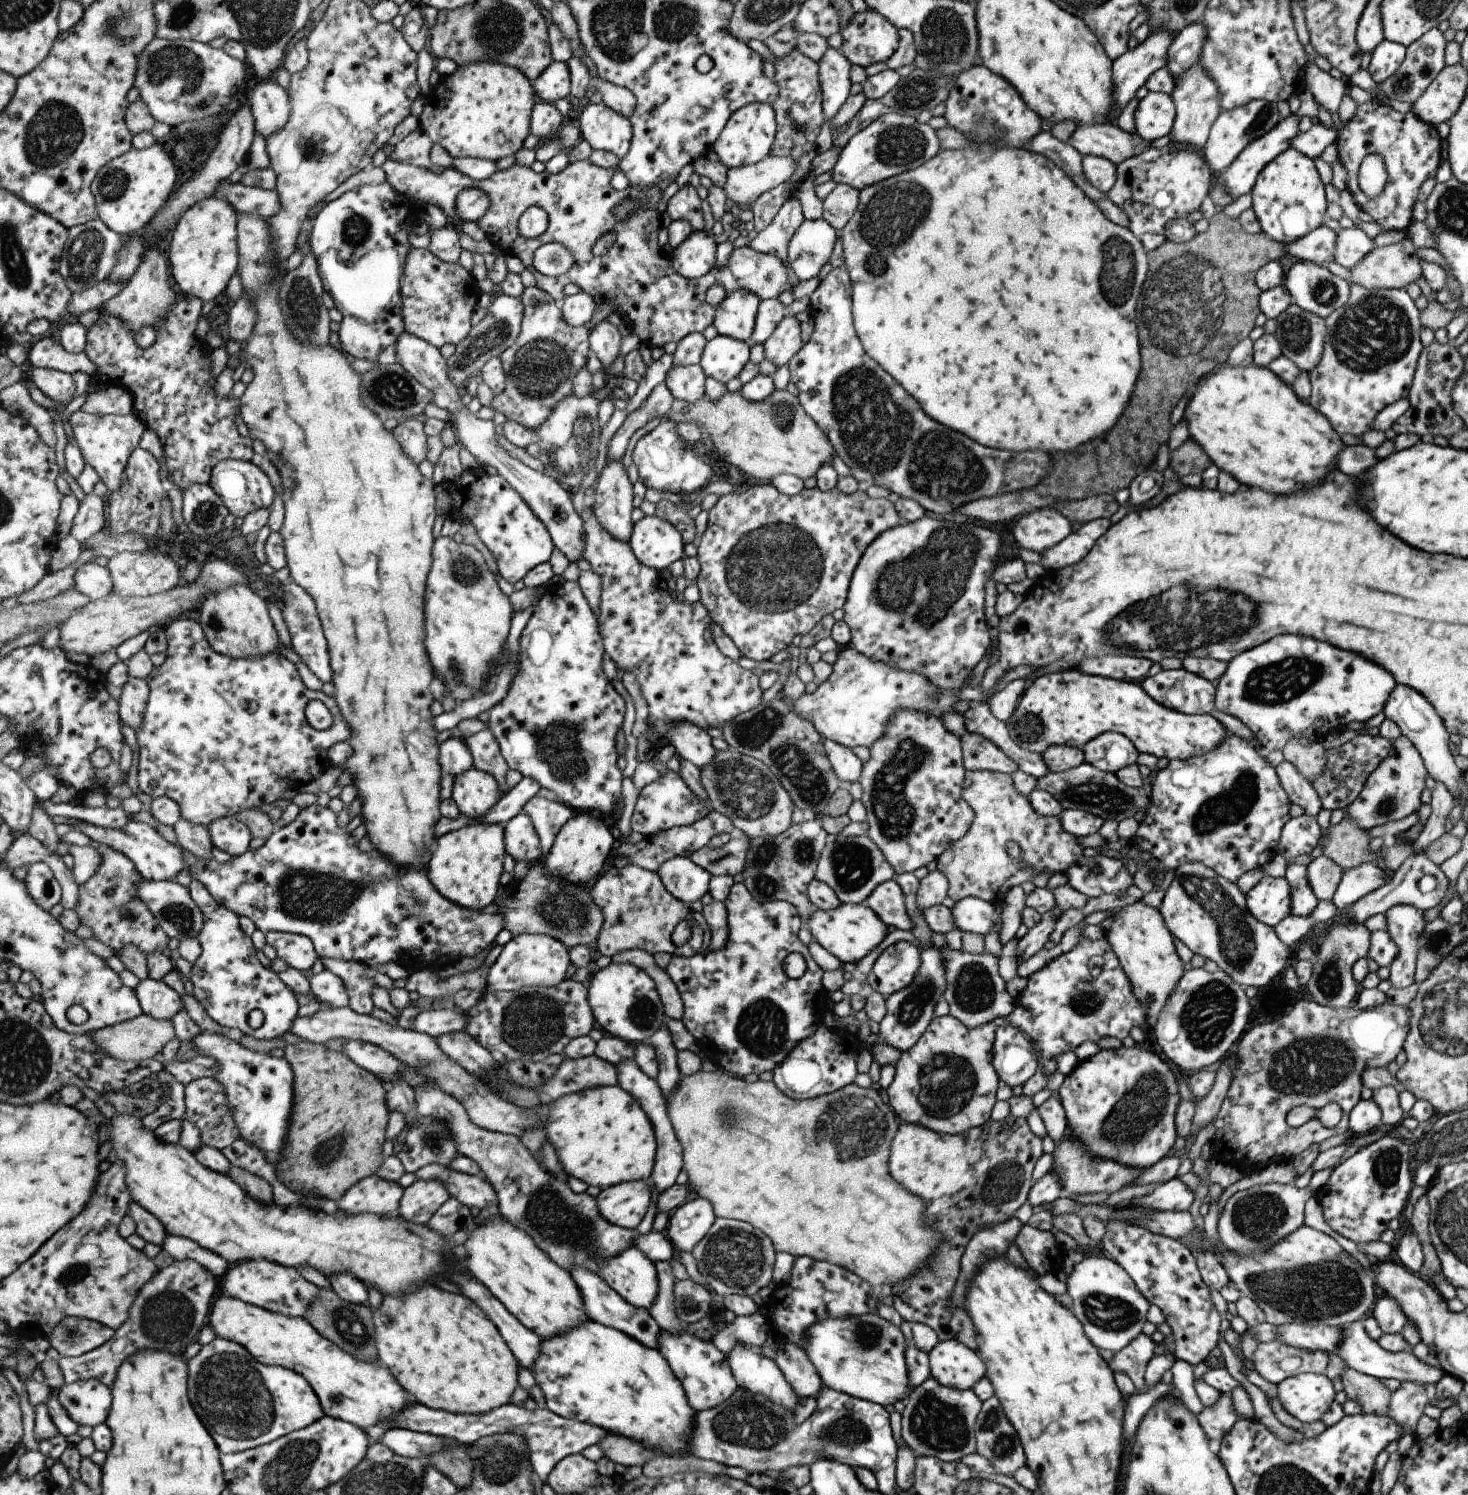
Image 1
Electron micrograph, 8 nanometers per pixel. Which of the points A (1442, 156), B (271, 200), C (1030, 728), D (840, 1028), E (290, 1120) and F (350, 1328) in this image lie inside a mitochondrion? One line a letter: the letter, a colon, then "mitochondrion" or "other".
A: other
B: other
C: mitochondrion
D: other
E: other
F: mitochondrion

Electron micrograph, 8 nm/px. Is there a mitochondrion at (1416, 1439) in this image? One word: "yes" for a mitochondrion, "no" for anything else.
no

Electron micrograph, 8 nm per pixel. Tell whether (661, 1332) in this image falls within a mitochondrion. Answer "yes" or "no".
no

